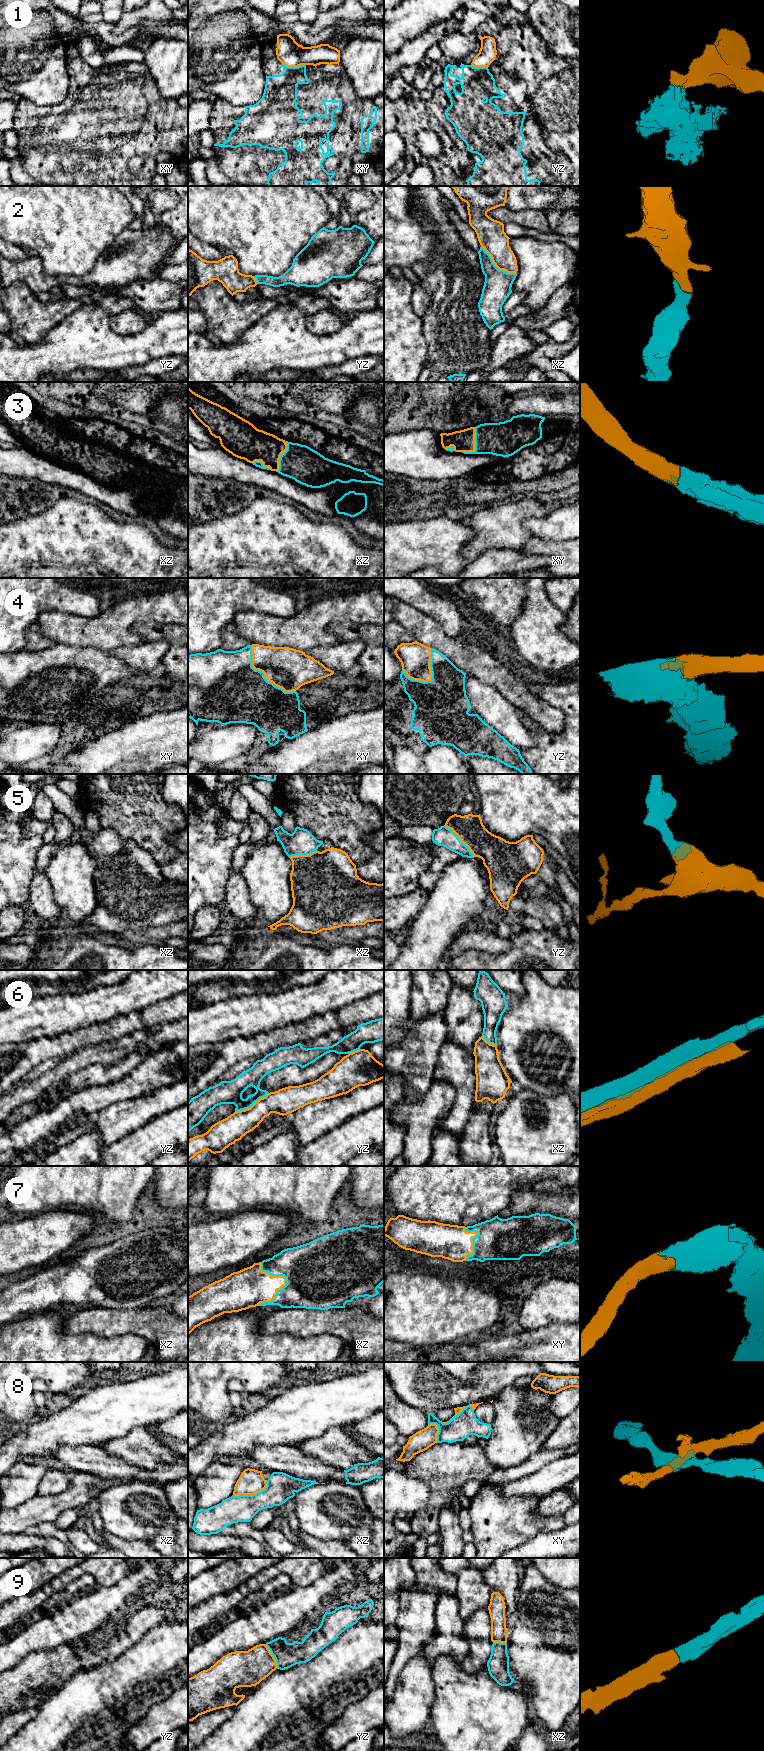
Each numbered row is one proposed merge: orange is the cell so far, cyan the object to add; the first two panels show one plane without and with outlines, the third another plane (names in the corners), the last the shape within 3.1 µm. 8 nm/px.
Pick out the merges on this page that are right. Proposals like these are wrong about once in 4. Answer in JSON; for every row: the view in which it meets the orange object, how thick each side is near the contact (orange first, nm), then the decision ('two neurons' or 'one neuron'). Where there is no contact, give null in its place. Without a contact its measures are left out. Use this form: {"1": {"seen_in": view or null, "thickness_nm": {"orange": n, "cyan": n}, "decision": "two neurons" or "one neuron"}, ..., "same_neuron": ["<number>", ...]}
{"1": {"seen_in": "xy", "thickness_nm": {"orange": 200, "cyan": 260}, "decision": "two neurons"}, "2": {"seen_in": "xz", "thickness_nm": {"orange": 220, "cyan": 220}, "decision": "one neuron"}, "3": {"seen_in": "xy", "thickness_nm": {"orange": 180, "cyan": 280}, "decision": "one neuron"}, "4": {"seen_in": "xy", "thickness_nm": {"orange": 340, "cyan": 460}, "decision": "one neuron"}, "5": {"seen_in": "yz", "thickness_nm": {"orange": 220, "cyan": 160}, "decision": "one neuron"}, "6": {"seen_in": "yz", "thickness_nm": {"orange": 200, "cyan": 190}, "decision": "two neurons"}, "7": {"seen_in": "xz", "thickness_nm": {"orange": 260, "cyan": 500}, "decision": "one neuron"}, "8": {"seen_in": "xz", "thickness_nm": {"orange": 200, "cyan": 220}, "decision": "two neurons"}, "9": {"seen_in": "yz", "thickness_nm": {"orange": 280, "cyan": 190}, "decision": "one neuron"}, "same_neuron": ["2", "3", "4", "5", "7", "9"]}

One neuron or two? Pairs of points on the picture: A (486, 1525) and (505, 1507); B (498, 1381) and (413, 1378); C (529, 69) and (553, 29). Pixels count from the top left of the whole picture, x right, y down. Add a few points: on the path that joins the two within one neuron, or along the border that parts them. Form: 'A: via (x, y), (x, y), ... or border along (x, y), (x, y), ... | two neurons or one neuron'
A: via (491, 1521), (500, 1512) | one neuron
B: via (477, 1390), (439, 1390), (434, 1388) | one neuron
C: border along (528, 25), (555, 54), (563, 56) | two neurons

